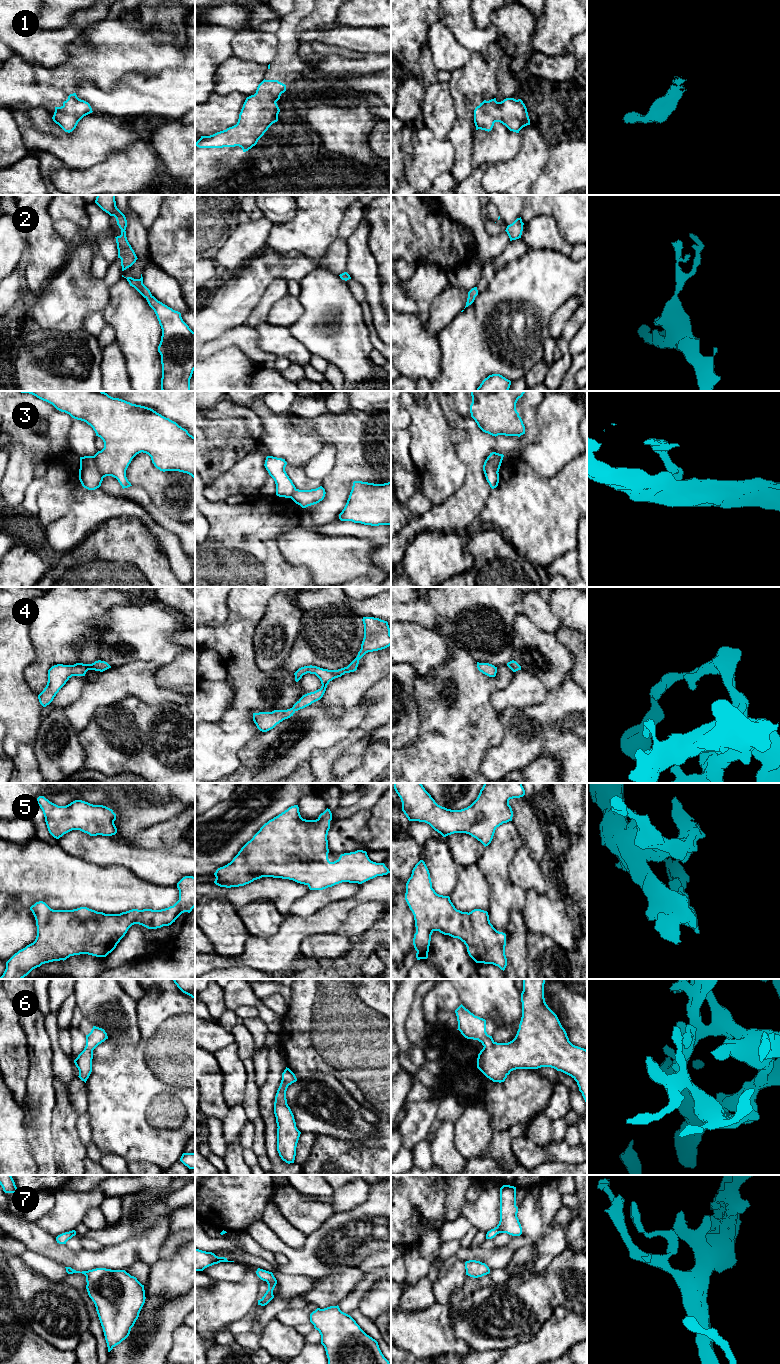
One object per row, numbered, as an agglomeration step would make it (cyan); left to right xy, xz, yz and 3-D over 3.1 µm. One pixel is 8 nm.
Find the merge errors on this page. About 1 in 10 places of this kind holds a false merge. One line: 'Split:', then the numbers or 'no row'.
Split: 3

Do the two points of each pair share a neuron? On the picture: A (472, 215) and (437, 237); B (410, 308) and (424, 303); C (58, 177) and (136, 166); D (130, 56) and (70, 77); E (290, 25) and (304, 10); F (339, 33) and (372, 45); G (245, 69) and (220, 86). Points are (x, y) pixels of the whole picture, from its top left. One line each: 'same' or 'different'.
A: different
B: different
C: same
D: same
E: same
F: same
G: same

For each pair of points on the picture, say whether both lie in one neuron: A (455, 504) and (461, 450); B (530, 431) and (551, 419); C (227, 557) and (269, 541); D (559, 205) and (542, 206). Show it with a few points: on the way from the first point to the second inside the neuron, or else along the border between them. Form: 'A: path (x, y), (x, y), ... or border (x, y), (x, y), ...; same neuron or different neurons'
A: path (468, 491), (473, 486), (473, 463); same neuron
B: border (540, 403), (536, 415), (538, 439), (529, 443); different neurons
C: path (237, 557), (253, 557), (259, 551); same neuron
D: border (548, 205), (552, 215); different neurons

